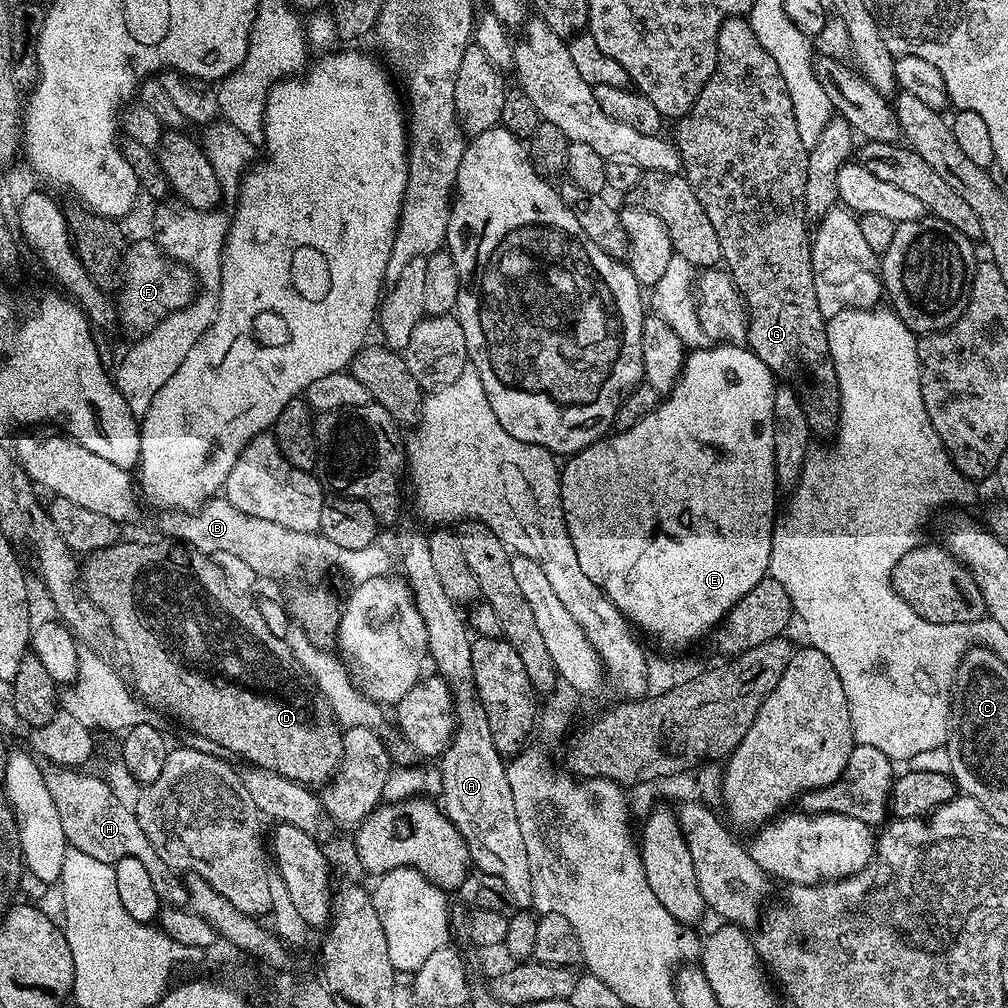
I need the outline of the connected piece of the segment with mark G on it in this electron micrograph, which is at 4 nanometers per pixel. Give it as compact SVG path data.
M729 16L722 22L718 30L718 58L714 66L714 74L710 82L698 94L694 106L686 115L679 117L674 143L680 151L680 162L683 175L688 177L694 194L698 194L698 202L702 202L702 210L706 210L706 218L710 218L710 226L714 226L714 234L718 234L720 254L723 267L726 269L740 296L744 300L744 307L748 313L748 338L747 347L752 349L762 362L776 377L777 381L787 382L800 397L804 411L808 413L808 426L813 433L821 432L822 435L831 437L840 424L840 383L834 370L834 362L830 358L830 346L828 345L828 326L826 318L818 310L818 298L814 294L814 278L812 277L812 249L810 247L810 223L804 206L806 194L806 174L808 173L808 148L802 144L802 138L798 136L800 125L798 123L798 108L792 104L788 97L786 86L779 74L778 64L770 56L766 49L759 45L754 30L748 24L744 16Z

